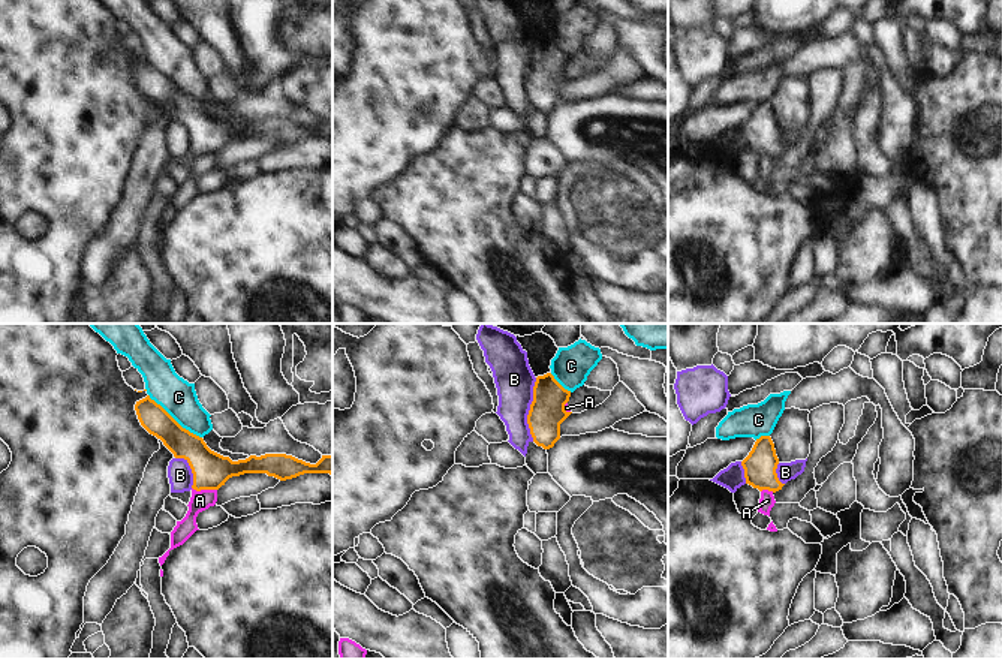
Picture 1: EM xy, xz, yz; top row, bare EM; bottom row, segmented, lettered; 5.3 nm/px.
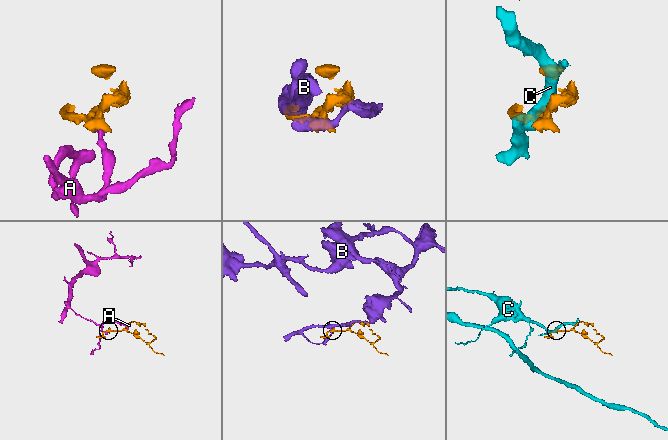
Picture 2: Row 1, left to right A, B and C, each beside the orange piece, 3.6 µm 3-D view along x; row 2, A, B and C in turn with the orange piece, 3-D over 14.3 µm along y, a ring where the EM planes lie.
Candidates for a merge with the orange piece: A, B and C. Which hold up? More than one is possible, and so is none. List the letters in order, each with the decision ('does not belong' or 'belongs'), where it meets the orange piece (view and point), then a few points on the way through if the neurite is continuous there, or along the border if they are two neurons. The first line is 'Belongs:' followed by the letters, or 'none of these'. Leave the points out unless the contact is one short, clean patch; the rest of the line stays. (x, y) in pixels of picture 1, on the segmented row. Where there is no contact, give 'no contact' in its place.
Belongs: none of these
A: does not belong; meets orange in xy at (204, 489); border along xy (192, 487), (196, 490), (216, 490)
B: does not belong; meets orange in xz at (530, 409)
C: does not belong; meets orange in xy at (172, 418)

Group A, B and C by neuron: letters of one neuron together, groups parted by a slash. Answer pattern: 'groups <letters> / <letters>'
groups A / B / C

